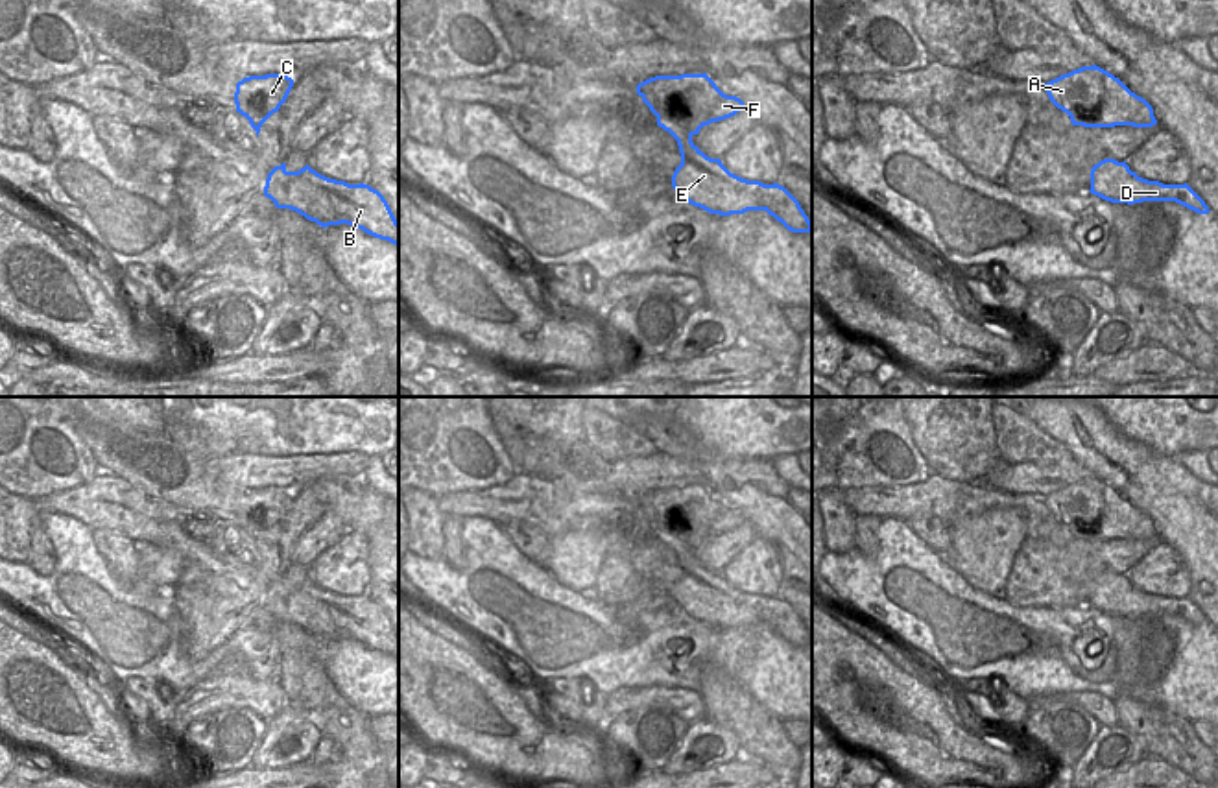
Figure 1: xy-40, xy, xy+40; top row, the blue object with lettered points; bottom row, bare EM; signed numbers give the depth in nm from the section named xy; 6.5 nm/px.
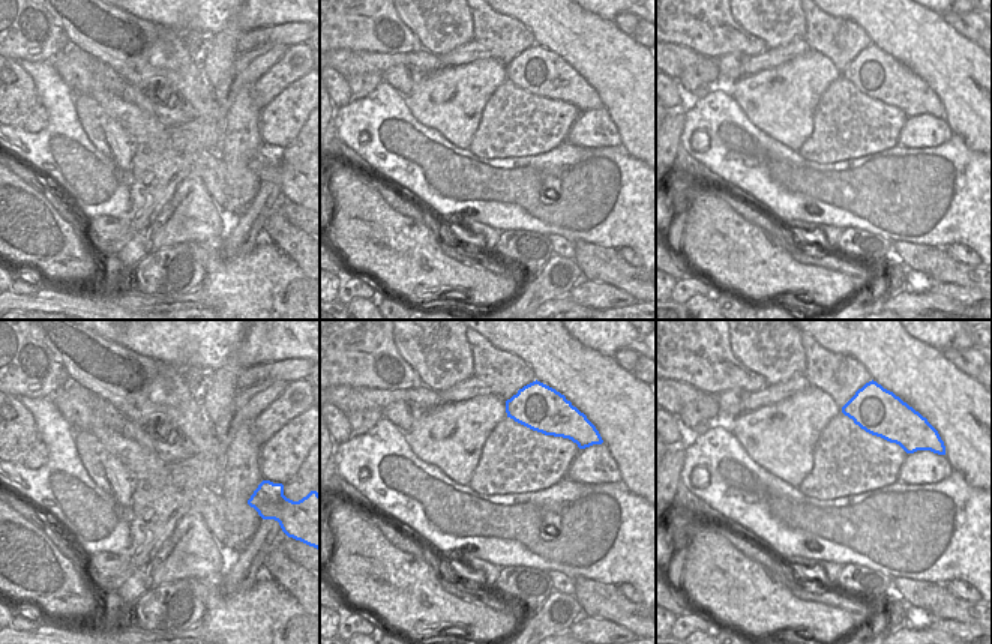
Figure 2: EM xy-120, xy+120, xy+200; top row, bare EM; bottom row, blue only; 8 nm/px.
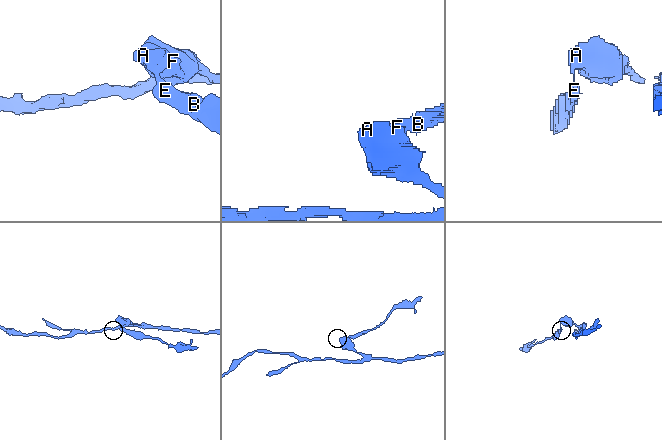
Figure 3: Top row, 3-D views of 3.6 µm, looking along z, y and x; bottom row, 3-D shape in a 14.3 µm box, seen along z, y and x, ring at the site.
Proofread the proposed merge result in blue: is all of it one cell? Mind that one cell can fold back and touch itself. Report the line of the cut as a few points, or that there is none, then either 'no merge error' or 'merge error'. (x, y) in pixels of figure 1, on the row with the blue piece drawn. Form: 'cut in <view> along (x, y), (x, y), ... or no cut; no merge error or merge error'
cut in xy along (698, 150), (681, 155); merge error

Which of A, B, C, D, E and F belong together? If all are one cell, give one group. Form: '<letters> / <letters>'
A C F / B D E

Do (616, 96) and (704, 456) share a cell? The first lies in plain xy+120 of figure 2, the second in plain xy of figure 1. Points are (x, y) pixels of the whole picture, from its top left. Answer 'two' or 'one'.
one

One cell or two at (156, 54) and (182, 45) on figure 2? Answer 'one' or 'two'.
one

